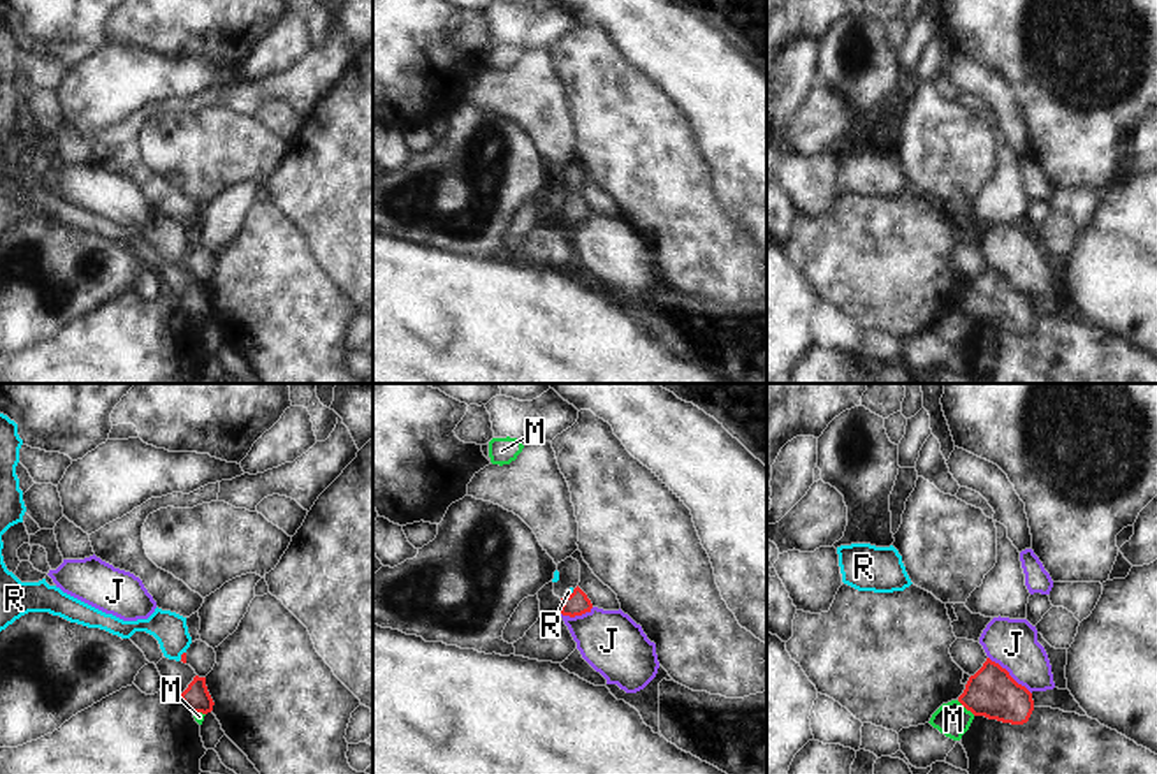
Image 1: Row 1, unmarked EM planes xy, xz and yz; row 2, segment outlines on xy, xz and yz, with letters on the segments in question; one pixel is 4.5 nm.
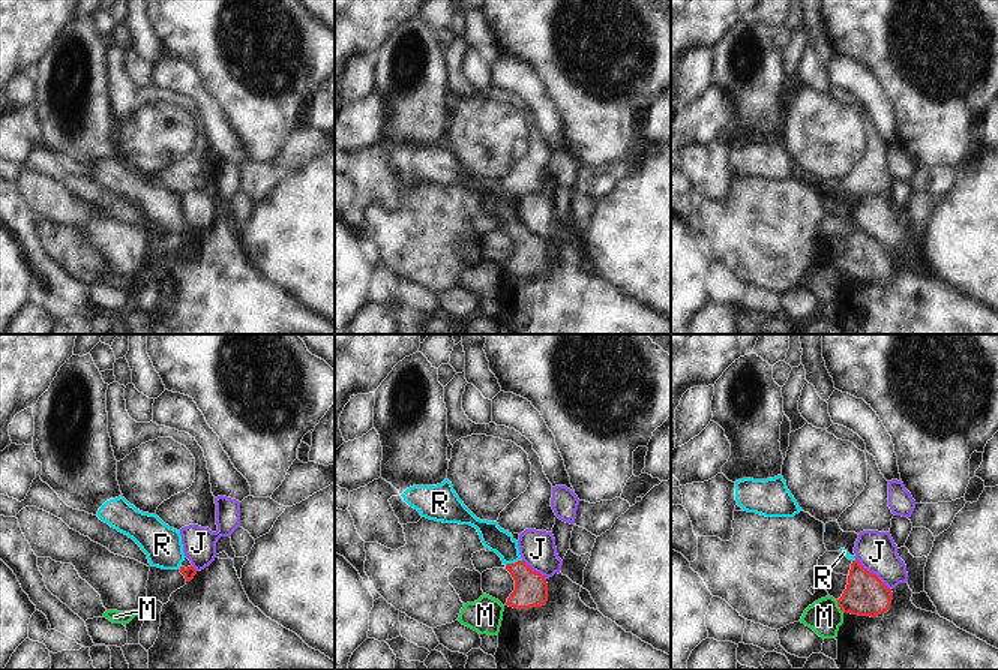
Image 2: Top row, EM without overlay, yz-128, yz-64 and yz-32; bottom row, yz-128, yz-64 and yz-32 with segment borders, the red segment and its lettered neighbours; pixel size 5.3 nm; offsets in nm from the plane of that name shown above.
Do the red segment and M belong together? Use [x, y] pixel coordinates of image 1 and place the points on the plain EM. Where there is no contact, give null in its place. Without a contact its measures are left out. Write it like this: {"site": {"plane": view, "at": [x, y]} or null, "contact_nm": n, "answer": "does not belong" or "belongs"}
{"site": {"plane": "yz", "at": [966, 313]}, "contact_nm": 110, "answer": "does not belong"}

